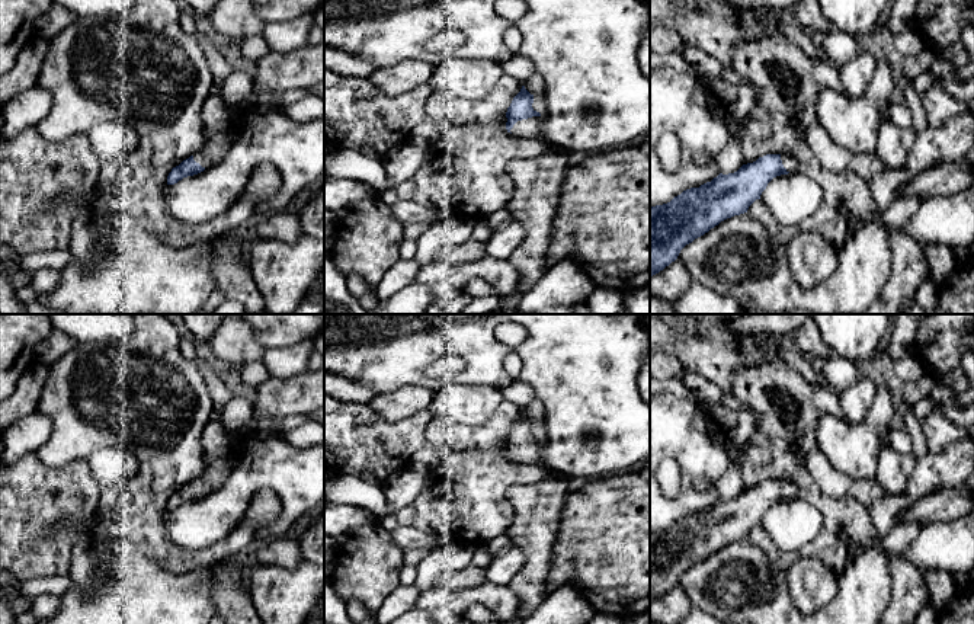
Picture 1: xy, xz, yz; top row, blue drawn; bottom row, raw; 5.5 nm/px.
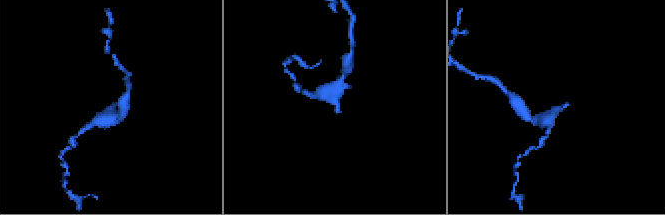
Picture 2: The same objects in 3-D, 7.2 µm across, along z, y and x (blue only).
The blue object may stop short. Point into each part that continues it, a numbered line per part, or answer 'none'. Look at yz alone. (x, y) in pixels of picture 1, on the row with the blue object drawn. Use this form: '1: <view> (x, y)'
1: yz (788, 160)

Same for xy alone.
1: xy (217, 146)

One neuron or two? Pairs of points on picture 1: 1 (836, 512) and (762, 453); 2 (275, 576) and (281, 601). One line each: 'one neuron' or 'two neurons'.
1: one neuron
2: one neuron

